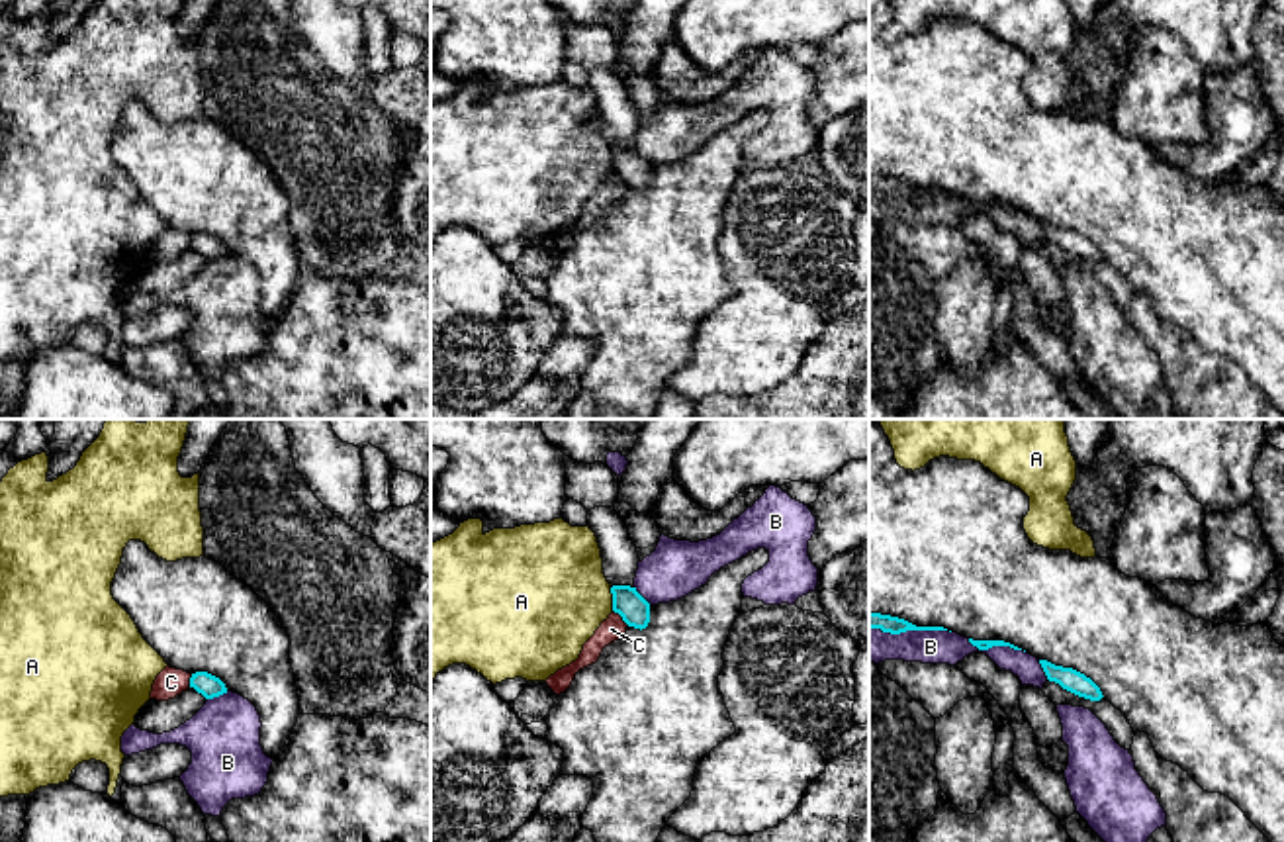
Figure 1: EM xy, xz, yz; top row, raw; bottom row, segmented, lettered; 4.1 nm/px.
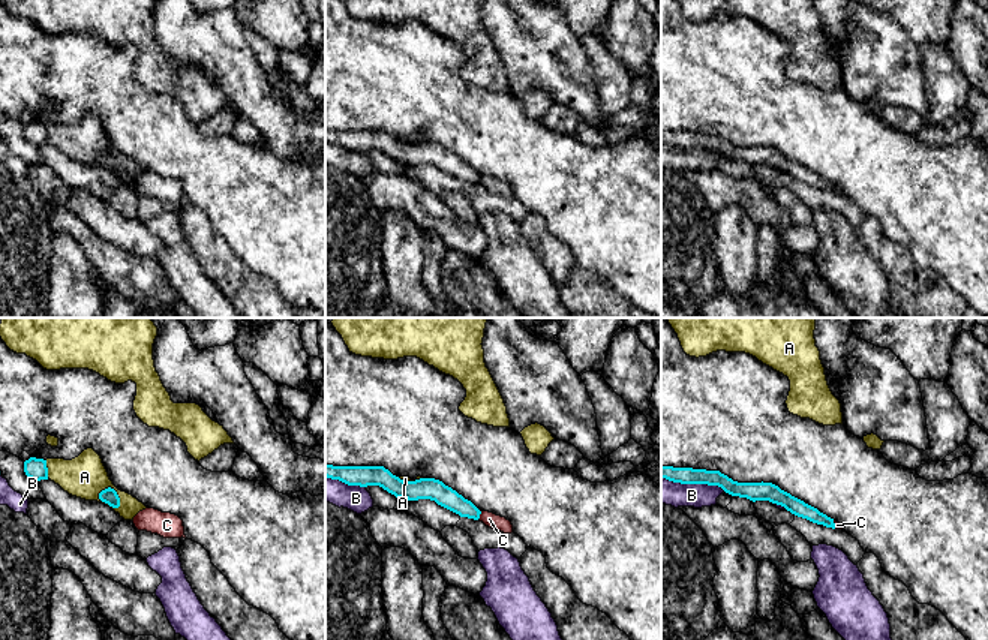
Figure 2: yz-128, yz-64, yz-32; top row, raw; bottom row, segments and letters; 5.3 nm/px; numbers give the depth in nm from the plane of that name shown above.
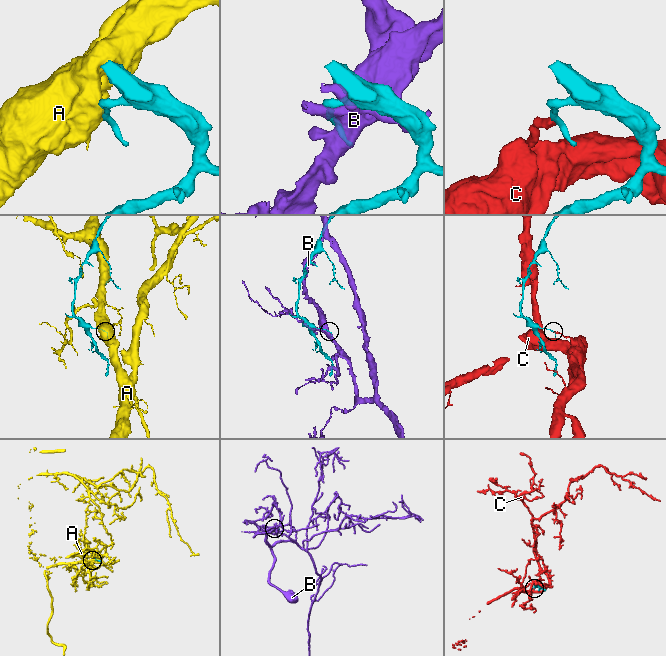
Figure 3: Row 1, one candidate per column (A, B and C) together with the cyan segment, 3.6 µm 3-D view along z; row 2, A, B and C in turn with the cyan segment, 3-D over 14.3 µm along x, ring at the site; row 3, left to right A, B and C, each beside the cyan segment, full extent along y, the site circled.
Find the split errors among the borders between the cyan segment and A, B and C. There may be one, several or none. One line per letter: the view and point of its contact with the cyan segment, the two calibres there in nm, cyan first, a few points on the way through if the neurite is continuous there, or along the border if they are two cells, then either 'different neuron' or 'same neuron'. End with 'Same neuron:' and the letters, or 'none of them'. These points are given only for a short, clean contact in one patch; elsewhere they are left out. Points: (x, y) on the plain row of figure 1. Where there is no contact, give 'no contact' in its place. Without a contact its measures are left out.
A: contact xz (613, 161); calibres 120 and 460 nm; different neuron
B: contact yz (911, 190); calibres 70 and 140 nm; different neuron
C: contact xz (621, 177); calibres 120 and 90 nm; border xz (613, 171), (629, 187); different neuron
Same neuron: none of them

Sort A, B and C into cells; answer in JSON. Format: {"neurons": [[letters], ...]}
{"neurons": [["A"], ["B"], ["C"]]}

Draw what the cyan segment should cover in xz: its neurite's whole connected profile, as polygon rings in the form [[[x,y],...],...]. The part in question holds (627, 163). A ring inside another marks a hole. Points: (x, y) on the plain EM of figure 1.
[[[613,147],[613,172],[622,178],[628,188],[646,190],[650,184],[650,164],[630,147]]]

